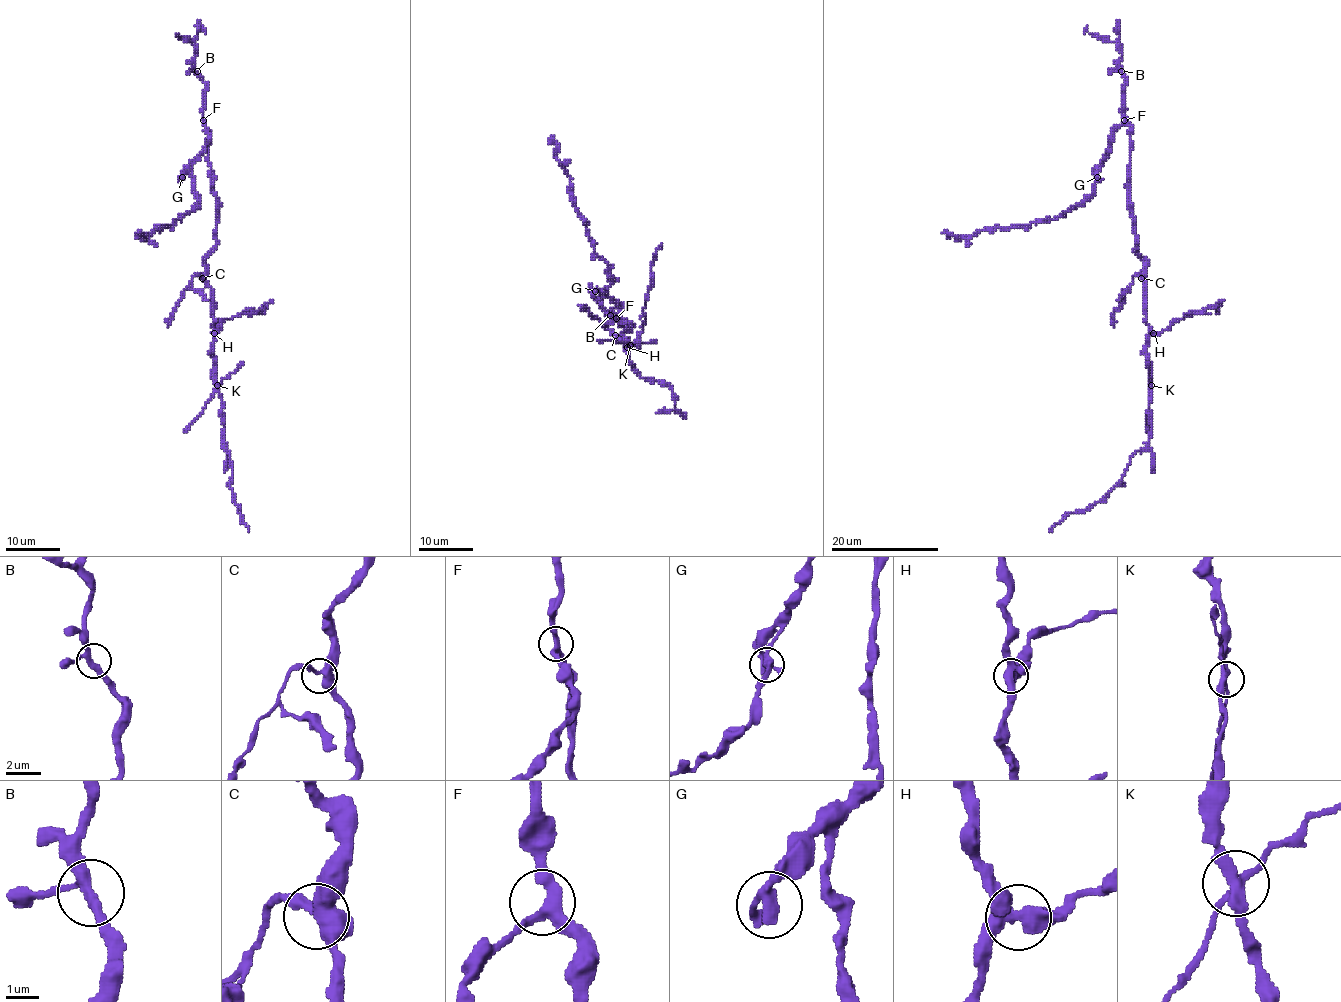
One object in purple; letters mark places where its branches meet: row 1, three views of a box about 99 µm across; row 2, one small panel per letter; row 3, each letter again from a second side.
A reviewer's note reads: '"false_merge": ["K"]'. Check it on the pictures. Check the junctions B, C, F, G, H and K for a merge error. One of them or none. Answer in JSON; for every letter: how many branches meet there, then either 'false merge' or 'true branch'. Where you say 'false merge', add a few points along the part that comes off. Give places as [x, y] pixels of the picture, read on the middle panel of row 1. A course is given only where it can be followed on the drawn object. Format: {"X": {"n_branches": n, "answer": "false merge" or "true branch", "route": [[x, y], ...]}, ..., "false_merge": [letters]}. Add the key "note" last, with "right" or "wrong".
{"B": {"n_branches": 3, "answer": "true branch"}, "C": {"n_branches": 3, "answer": "true branch"}, "F": {"n_branches": 3, "answer": "true branch"}, "G": {"n_branches": 2, "answer": "true branch"}, "H": {"n_branches": 4, "answer": "true branch"}, "K": {"n_branches": 4, "answer": "false merge", "route": [[630, 345], [608, 339], [597, 341]]}, "false_merge": ["K"], "note": "right"}

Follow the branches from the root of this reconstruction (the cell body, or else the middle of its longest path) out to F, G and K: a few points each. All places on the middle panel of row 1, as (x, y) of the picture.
F: (630, 327), (624, 322), (619, 323), (616, 318)
G: (630, 327), (616, 319), (622, 306), (599, 290), (595, 291)
K: (630, 327), (618, 337), (624, 338), (630, 345)

